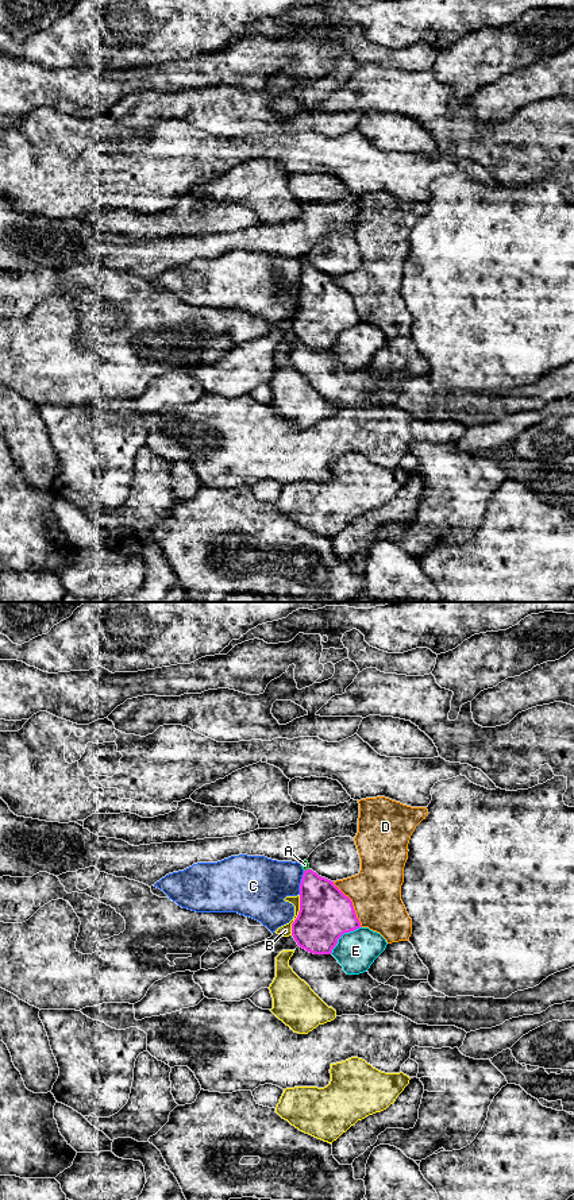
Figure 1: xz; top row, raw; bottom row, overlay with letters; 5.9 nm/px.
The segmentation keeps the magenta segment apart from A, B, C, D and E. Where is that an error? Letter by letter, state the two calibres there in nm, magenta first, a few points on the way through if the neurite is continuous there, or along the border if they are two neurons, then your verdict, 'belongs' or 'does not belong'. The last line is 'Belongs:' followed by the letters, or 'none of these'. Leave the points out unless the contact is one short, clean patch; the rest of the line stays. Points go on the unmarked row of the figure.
A: 280 nm thick on the magenta side, 50 nm on the other; runs through xz (323, 303), (307, 265), (304, 259); belongs
B: 320 nm thick on the magenta side, 70 nm on the other; does not belong
C: 320 nm thick on the magenta side, 340 nm on the other; border along xz (304, 266), (300, 274), (299, 289); does not belong
D: 320 nm thick on the magenta side, 300 nm on the other; does not belong
E: 320 nm thick on the magenta side, 240 nm on the other; does not belong
Belongs: A

